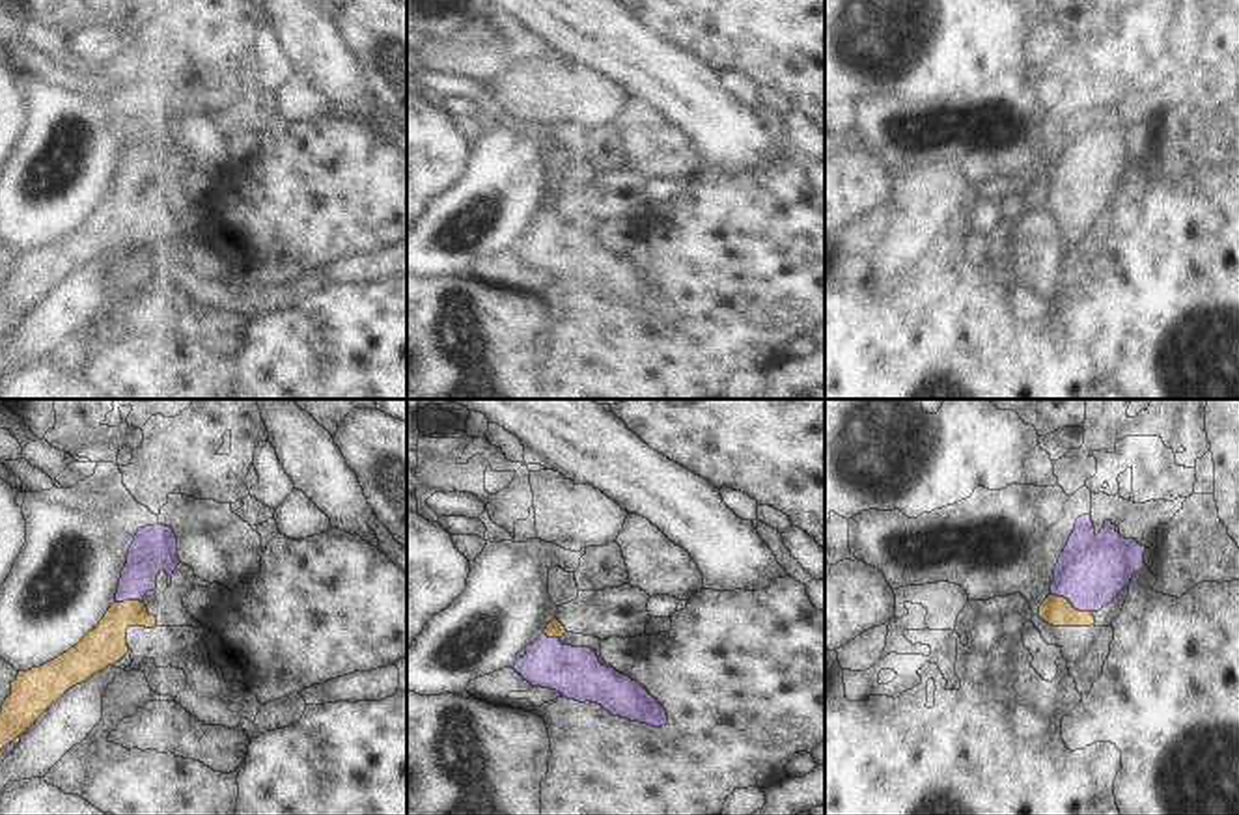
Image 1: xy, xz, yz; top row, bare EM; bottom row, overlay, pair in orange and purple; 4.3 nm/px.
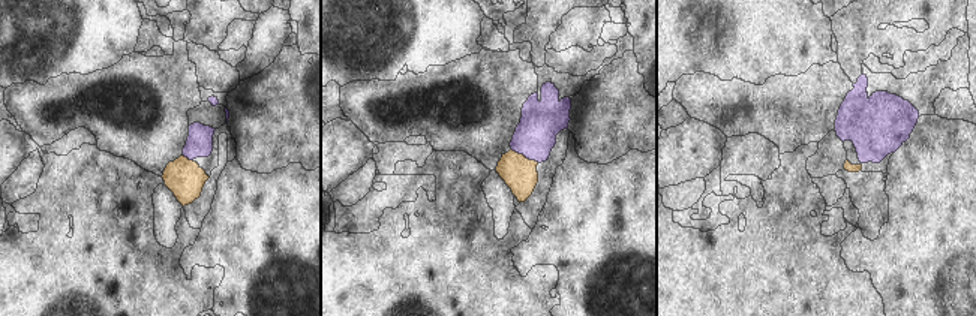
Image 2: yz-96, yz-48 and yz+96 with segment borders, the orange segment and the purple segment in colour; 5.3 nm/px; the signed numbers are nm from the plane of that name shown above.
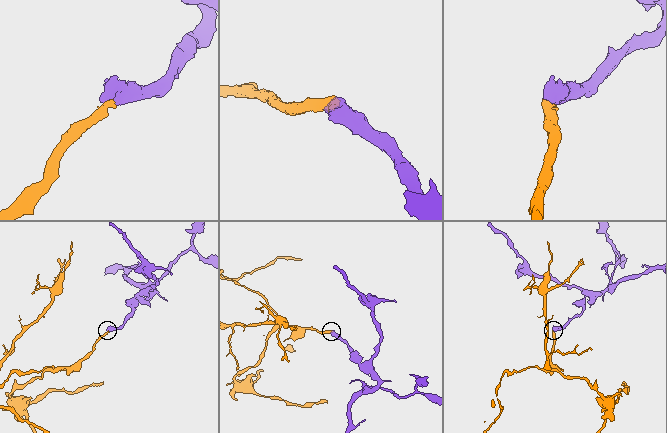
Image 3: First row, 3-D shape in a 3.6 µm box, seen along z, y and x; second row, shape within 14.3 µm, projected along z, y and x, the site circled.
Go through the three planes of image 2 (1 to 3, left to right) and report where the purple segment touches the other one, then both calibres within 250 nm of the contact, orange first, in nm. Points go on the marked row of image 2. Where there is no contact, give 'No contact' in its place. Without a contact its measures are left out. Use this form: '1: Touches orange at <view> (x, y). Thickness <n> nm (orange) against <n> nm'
1: Touches orange at yz-96 (186, 158). Thickness 200 nm (orange) against 140 nm
2: Touches orange at yz-48 (523, 156). Thickness 180 nm (orange) against 220 nm
3: No contact.

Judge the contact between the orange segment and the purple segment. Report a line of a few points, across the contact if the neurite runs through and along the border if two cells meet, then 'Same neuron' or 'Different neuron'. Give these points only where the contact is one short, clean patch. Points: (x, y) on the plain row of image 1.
Line: yz (1055, 193), (1071, 187), (1075, 174), (1092, 151). Same neuron.

